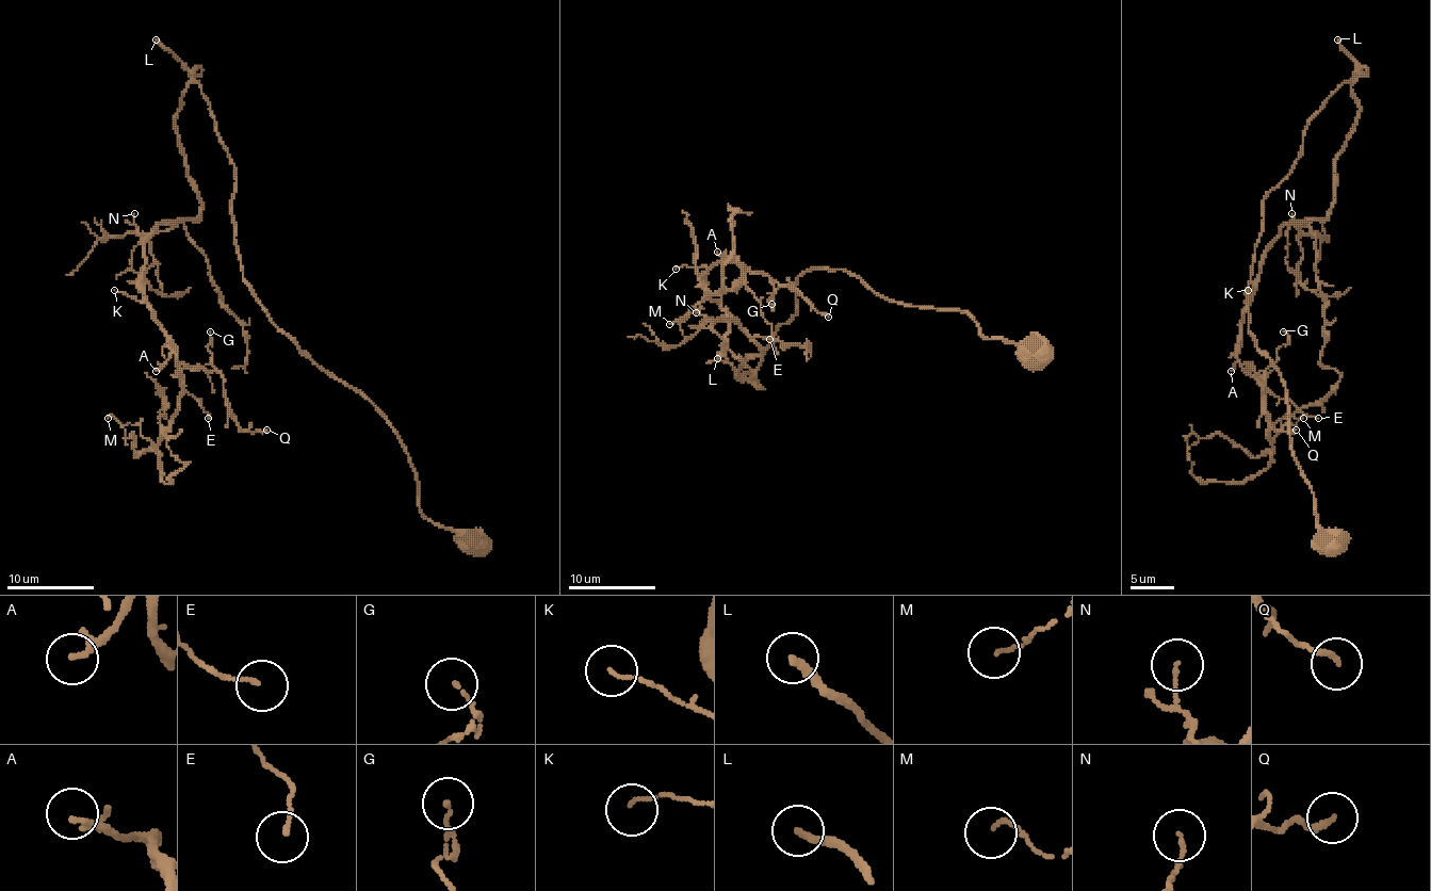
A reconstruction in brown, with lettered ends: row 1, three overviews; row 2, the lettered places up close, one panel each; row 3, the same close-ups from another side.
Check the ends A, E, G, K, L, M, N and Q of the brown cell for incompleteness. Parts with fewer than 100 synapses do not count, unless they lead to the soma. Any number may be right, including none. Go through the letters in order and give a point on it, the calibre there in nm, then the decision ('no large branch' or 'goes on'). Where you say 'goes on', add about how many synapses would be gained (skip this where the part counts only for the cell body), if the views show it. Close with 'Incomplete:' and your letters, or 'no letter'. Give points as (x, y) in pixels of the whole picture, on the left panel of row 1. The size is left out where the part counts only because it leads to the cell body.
A: (156, 371) | 200 nm | no large branch
E: (208, 418) | 110 nm | no large branch
G: (210, 331) | 110 nm | no large branch
K: (114, 290) | 80 nm | no large branch
L: (156, 39) | 240 nm | goes on | 160 syn
M: (108, 418) | 90 nm | no large branch
N: (134, 213) | 110 nm | no large branch
Q: (266, 430) | 160 nm | no large branch
Incomplete: L

